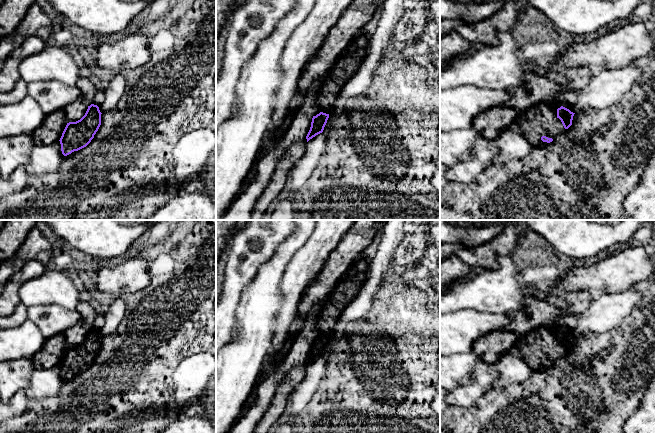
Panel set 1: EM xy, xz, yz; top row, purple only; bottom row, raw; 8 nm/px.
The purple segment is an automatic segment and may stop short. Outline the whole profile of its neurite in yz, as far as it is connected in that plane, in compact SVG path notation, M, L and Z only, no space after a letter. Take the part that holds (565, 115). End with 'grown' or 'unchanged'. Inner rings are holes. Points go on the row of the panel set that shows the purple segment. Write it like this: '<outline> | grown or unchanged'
M539 103L528 110L519 112L514 126L519 128L522 134L528 139L532 147L542 147L552 142L560 133L564 132L572 125L575 113L561 106L556 109L553 105Z | grown

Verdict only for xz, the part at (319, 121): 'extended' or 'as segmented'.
extended

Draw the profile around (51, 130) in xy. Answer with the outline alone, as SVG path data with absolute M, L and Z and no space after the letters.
M64 110L48 114L43 124L31 134L34 144L44 146L59 141L67 123Z

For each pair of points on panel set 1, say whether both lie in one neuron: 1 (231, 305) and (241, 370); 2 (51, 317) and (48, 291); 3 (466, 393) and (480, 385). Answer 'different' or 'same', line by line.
1: different
2: different
3: same

